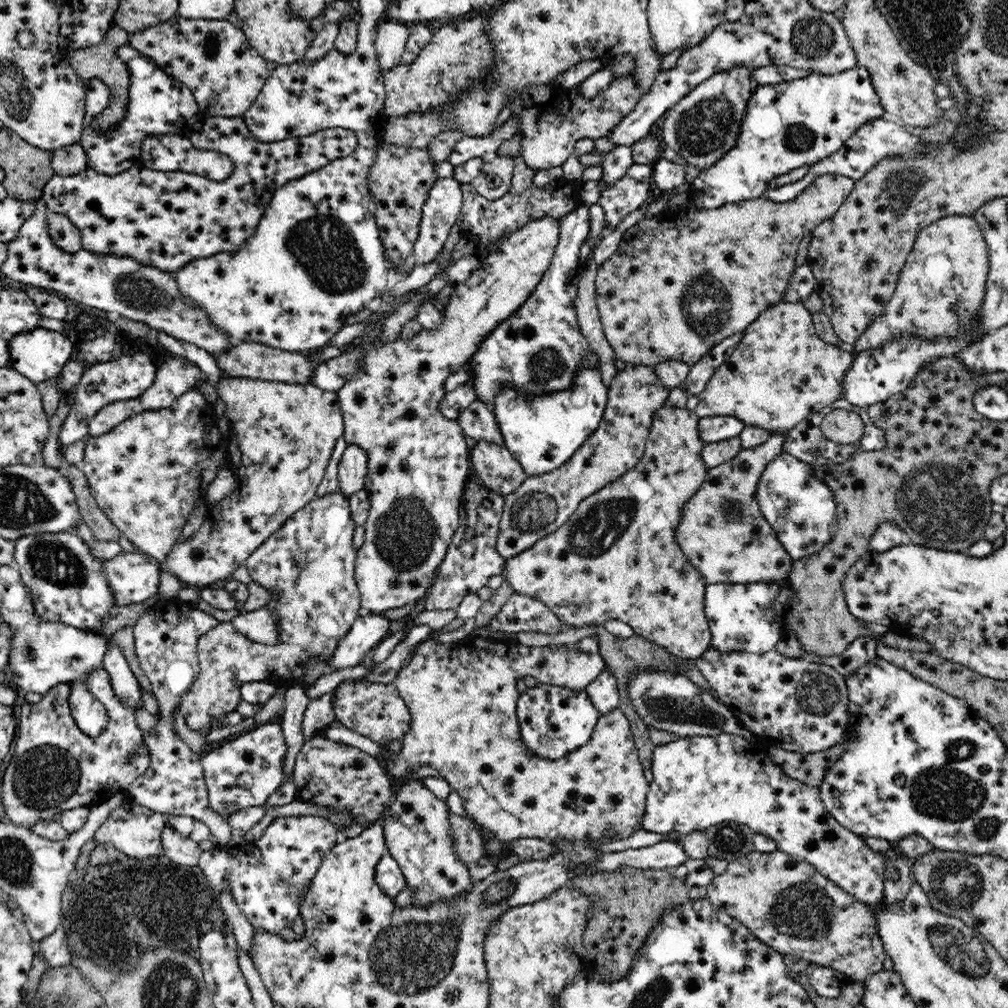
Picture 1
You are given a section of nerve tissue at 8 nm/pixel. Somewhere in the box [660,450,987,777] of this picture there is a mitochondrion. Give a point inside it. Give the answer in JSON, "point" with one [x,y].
{"point":[949,517]}

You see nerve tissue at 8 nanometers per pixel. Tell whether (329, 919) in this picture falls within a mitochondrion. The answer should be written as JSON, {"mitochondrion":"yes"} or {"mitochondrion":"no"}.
{"mitochondrion":"no"}

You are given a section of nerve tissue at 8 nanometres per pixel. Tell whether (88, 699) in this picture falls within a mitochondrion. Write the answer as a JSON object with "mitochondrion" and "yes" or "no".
{"mitochondrion":"no"}

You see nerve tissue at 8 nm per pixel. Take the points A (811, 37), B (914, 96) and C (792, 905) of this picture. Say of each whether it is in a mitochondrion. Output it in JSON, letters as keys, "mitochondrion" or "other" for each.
{"A":"mitochondrion","B":"mitochondrion","C":"mitochondrion"}

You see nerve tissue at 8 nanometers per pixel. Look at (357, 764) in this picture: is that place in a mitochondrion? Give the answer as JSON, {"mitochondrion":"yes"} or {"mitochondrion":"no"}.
{"mitochondrion":"no"}

